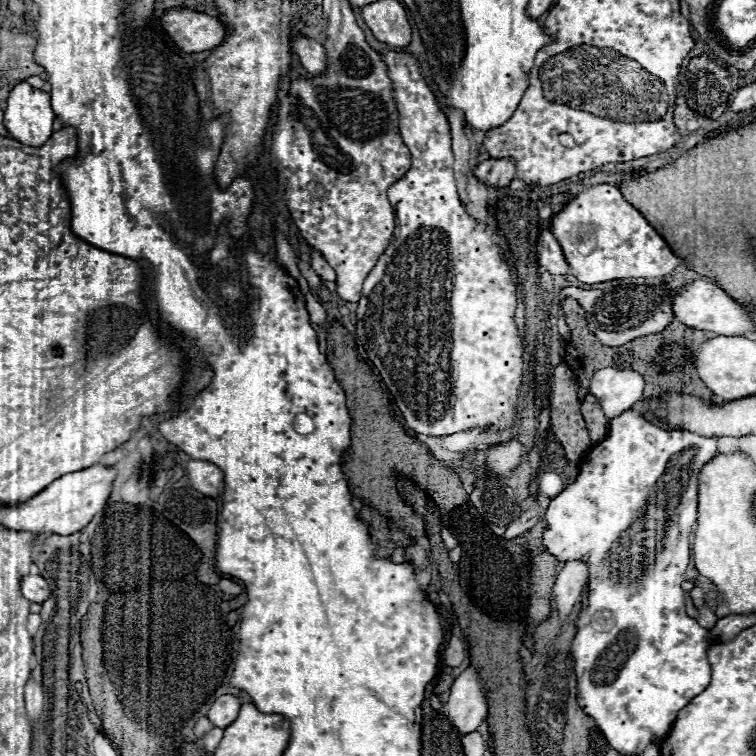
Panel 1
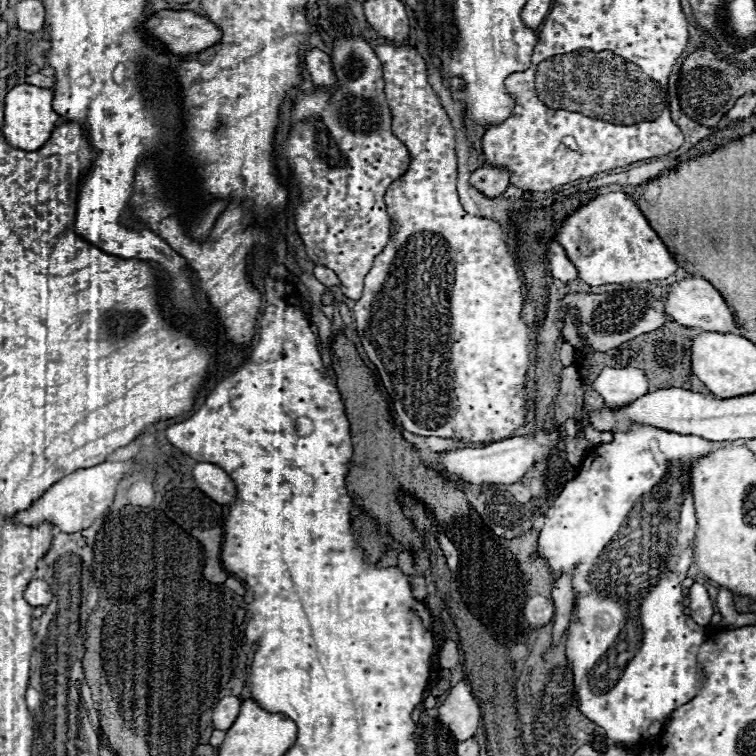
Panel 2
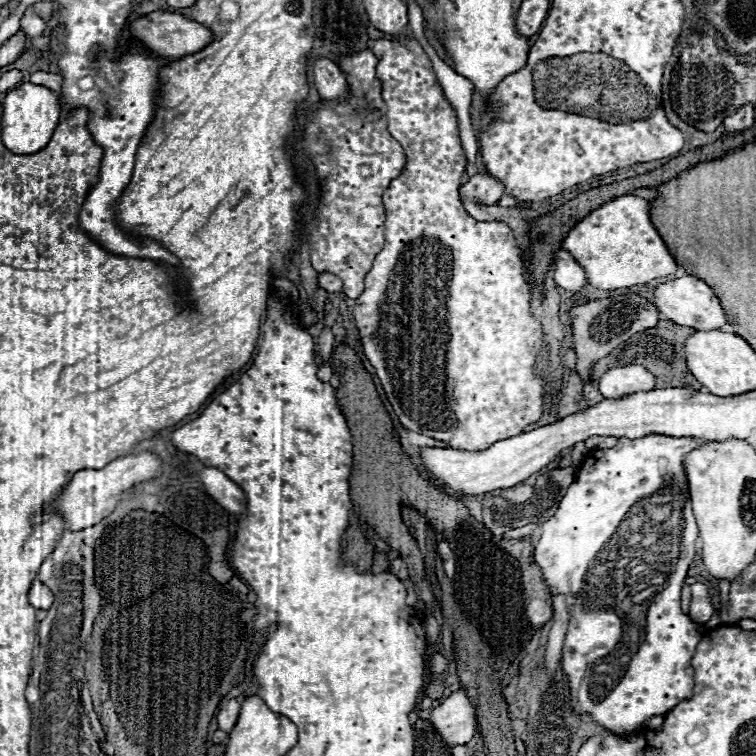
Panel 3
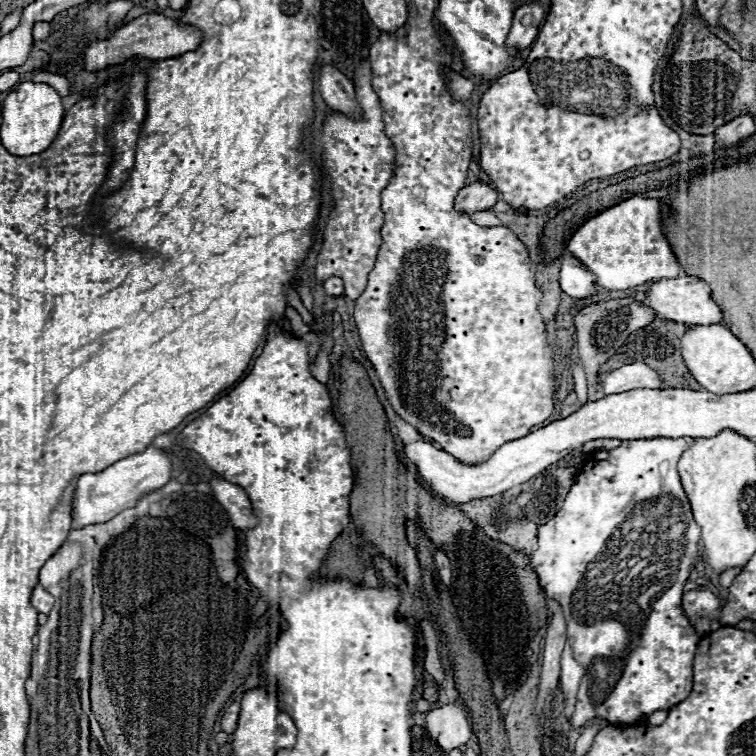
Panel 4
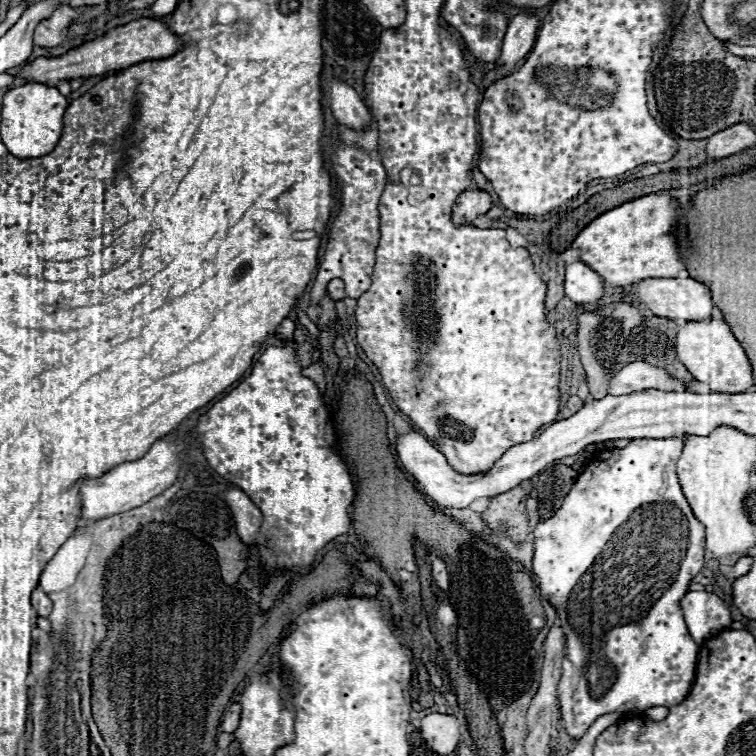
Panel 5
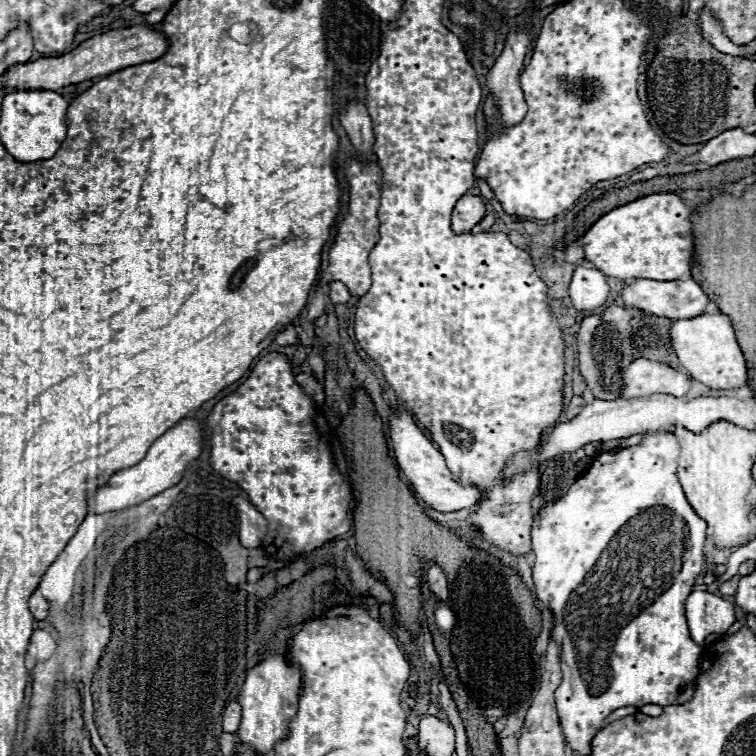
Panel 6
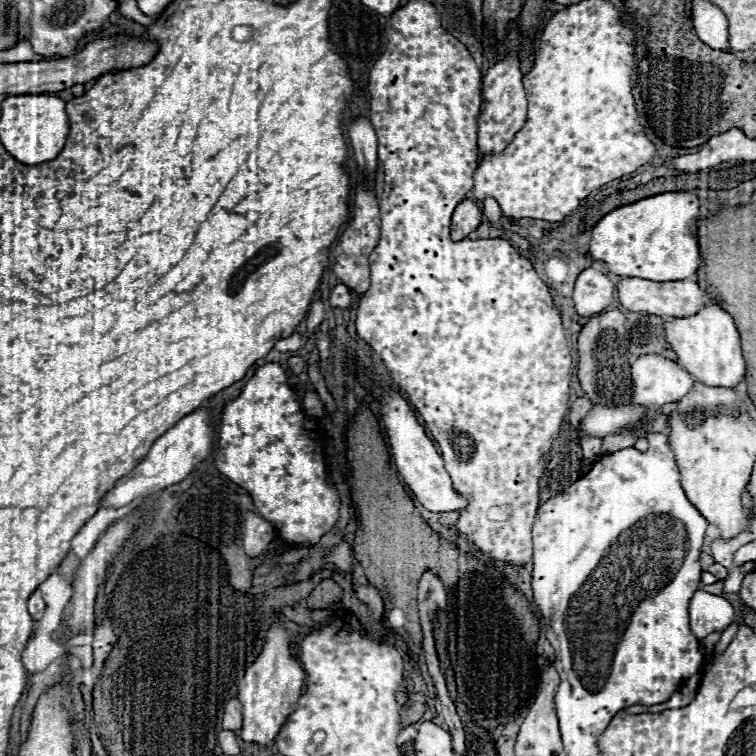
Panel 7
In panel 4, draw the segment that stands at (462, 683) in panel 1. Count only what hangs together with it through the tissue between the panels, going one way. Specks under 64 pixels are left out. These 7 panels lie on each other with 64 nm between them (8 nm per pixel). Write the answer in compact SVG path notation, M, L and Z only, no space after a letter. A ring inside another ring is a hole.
M456 702L430 710L426 714L426 730L442 750L454 750L472 738L472 720L468 718L464 704Z

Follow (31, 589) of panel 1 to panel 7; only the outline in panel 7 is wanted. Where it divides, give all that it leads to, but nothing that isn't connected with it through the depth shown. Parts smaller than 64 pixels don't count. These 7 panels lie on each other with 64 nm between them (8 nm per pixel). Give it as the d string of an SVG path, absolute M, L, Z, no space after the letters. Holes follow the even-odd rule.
M36 590L32 596L30 596L30 600L28 600L28 612L30 612L30 616L34 618L34 620L40 620L46 610L46 604L44 604L44 600L42 600L42 596L40 596L40 592Z

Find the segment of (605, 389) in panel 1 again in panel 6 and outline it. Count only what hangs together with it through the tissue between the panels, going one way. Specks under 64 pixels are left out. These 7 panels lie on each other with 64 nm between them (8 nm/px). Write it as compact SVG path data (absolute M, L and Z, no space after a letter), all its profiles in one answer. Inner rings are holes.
M638 358L624 370L624 398L646 398L652 394L670 394L686 396L692 386L692 378L686 372L680 372L664 362Z

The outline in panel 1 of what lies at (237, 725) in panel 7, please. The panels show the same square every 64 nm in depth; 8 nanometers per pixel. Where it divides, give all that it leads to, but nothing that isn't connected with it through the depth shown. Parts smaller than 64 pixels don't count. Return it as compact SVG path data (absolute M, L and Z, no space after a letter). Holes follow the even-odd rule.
M226 694L226 696L220 696L220 698L212 704L212 708L210 708L210 712L208 712L208 718L210 718L210 722L212 722L216 728L226 728L226 726L230 726L230 724L238 718L238 710L240 710L238 698Z

